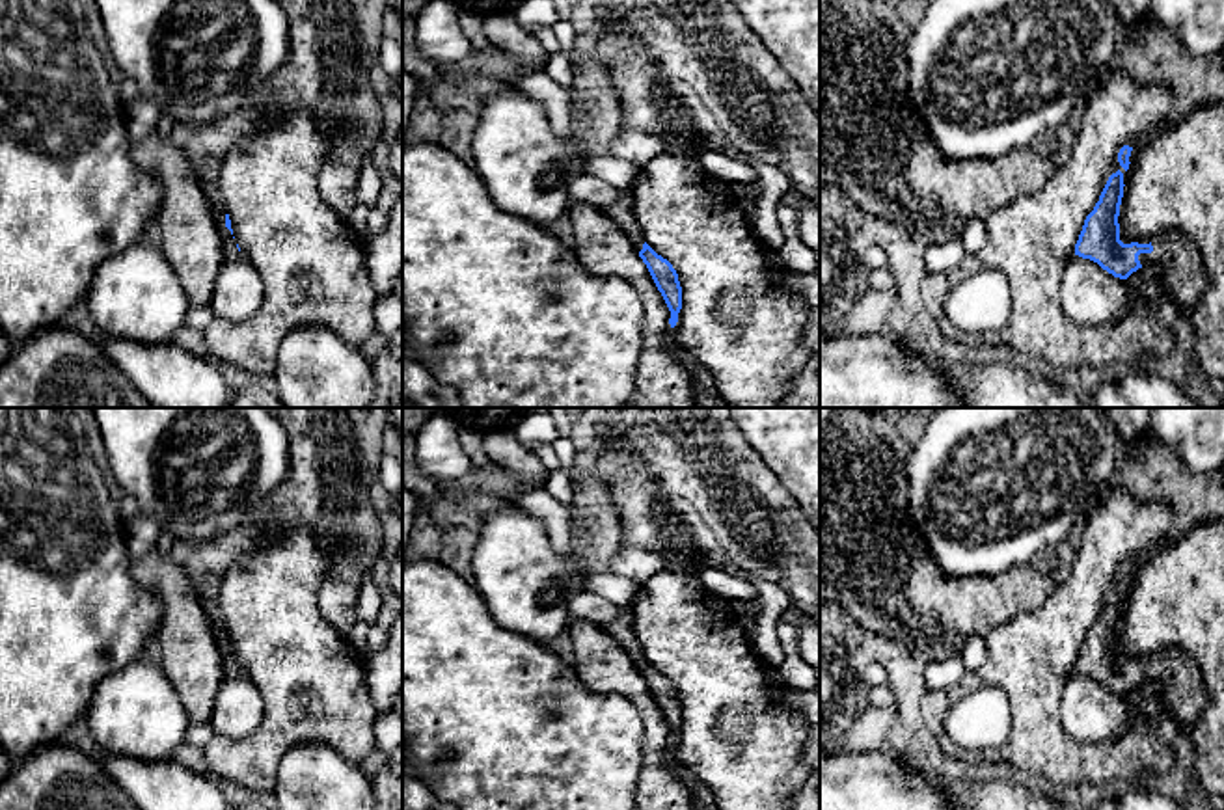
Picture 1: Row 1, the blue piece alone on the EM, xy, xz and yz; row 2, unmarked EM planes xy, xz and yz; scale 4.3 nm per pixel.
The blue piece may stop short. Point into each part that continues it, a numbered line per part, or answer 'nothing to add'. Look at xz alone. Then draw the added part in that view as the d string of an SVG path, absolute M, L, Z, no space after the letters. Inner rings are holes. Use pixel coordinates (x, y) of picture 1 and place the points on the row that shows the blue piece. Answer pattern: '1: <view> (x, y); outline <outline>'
1: xz (621, 211); outline M630 188L620 190L613 203L602 207L602 212L628 235L637 251L643 250L645 236L633 214L633 197Z

